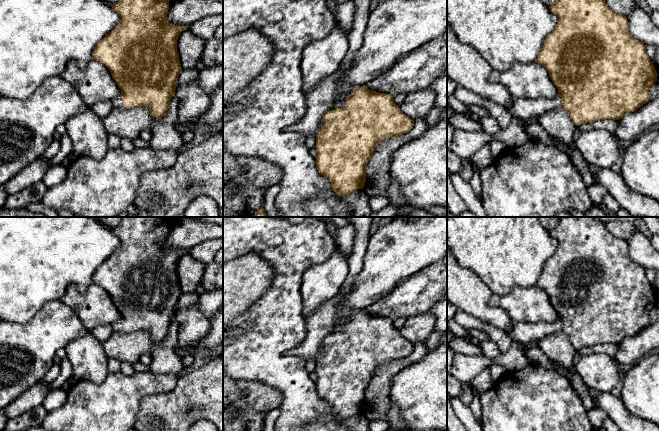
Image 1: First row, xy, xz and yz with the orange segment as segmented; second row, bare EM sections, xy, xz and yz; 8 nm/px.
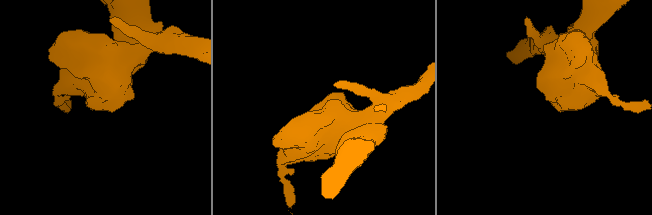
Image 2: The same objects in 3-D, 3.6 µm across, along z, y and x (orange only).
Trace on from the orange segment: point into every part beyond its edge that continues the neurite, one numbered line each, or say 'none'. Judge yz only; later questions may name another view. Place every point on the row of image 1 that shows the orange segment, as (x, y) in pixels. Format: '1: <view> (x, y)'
1: yz (522, 108)

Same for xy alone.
1: xy (118, 101)

